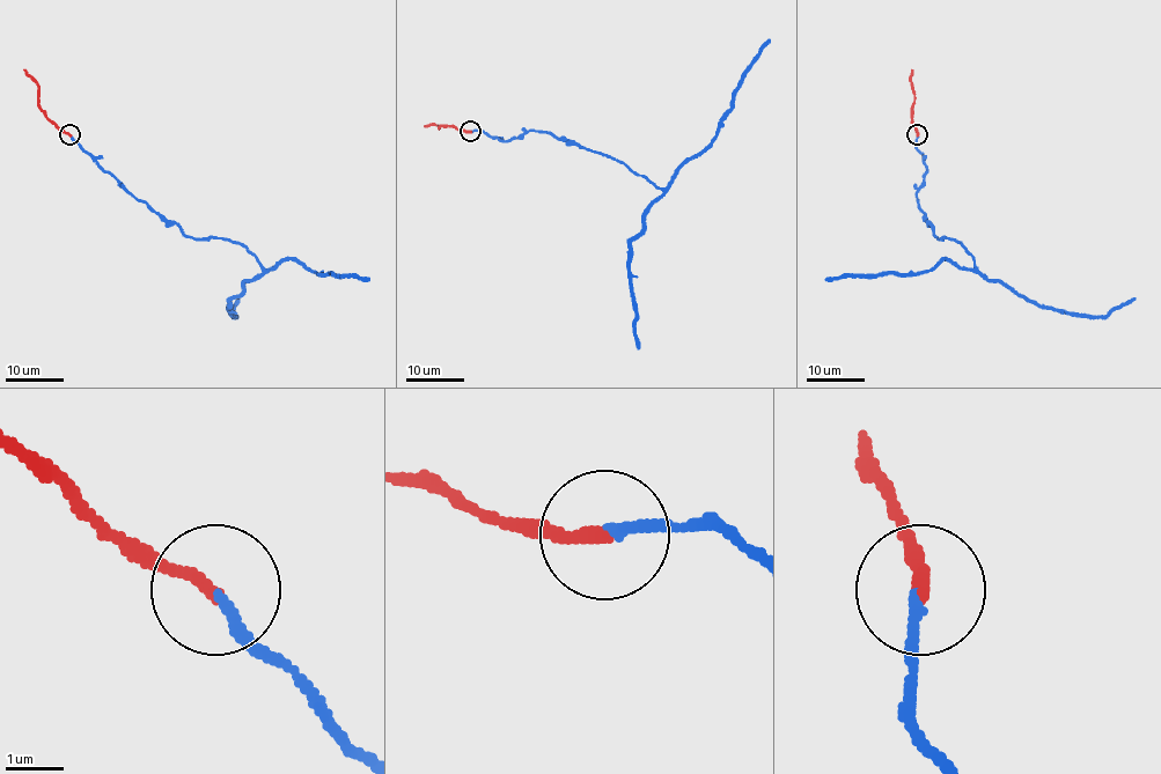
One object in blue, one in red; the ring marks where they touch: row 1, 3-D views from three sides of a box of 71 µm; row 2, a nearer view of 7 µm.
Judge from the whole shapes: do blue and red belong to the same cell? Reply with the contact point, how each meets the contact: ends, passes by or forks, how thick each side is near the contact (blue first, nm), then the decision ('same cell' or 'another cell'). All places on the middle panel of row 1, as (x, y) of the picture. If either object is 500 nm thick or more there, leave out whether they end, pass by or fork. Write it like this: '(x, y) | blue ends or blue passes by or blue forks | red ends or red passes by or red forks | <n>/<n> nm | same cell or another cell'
(470, 131) | blue ends | red ends | 190/240 nm | same cell

